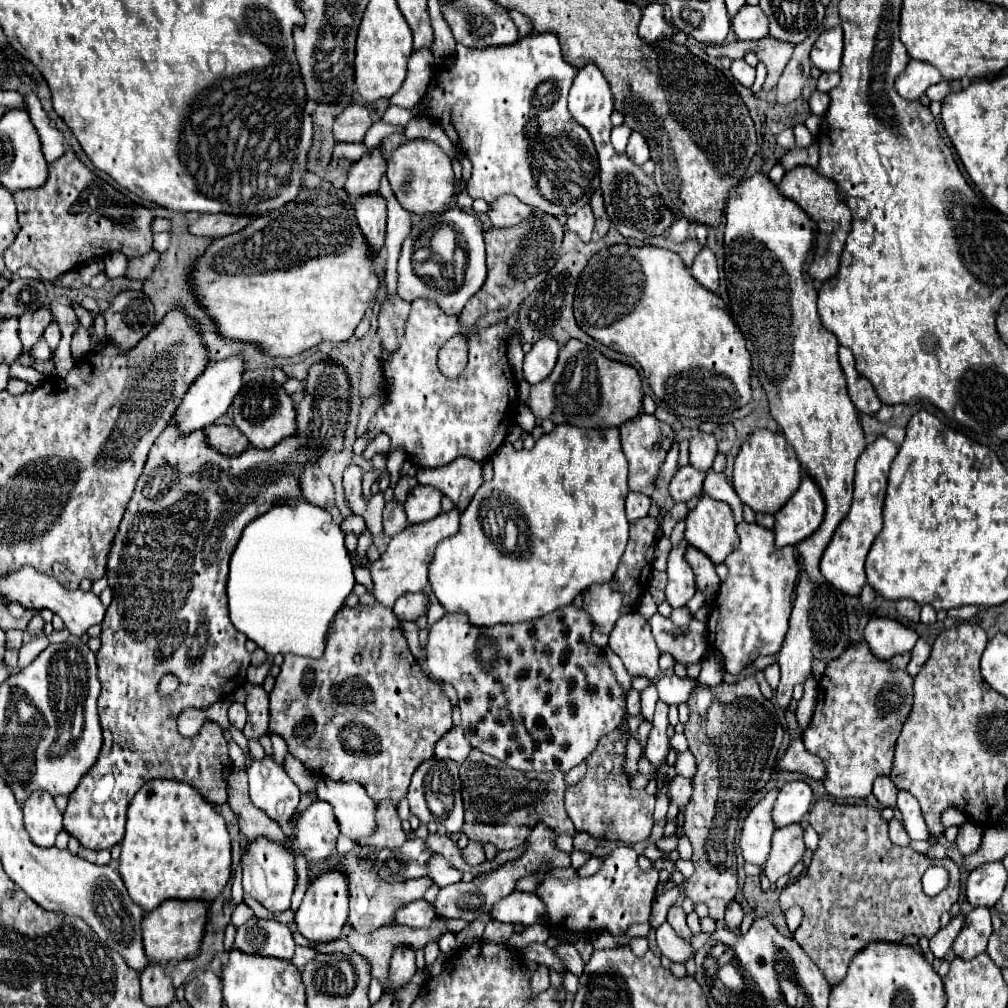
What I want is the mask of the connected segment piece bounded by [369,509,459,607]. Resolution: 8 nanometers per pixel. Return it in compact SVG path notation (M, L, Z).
M453 509L449 513L437 515L435 519L427 521L427 523L409 525L405 531L397 533L389 541L389 545L381 553L381 557L369 565L371 579L373 579L371 595L375 597L375 601L385 607L393 607L393 603L395 603L395 599L399 599L399 595L423 591L429 585L427 573L429 573L429 563L433 559L433 551L435 551L437 543L447 539L449 535L455 535L457 531L459 531L459 511Z

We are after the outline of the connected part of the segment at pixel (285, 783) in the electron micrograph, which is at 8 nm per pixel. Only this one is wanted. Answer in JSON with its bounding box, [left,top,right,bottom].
[247,757,299,827]

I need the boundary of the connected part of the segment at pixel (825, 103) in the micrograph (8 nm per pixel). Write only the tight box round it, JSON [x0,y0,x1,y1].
[809,91,829,117]

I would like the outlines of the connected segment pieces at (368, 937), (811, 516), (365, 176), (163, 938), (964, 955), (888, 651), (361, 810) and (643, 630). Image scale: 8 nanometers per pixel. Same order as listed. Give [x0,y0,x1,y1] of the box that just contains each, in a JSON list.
[[347,917,469,983],[775,475,825,547],[345,149,385,199],[143,901,207,963],[953,907,991,959],[865,617,919,661],[315,777,375,839],[609,613,659,677]]

